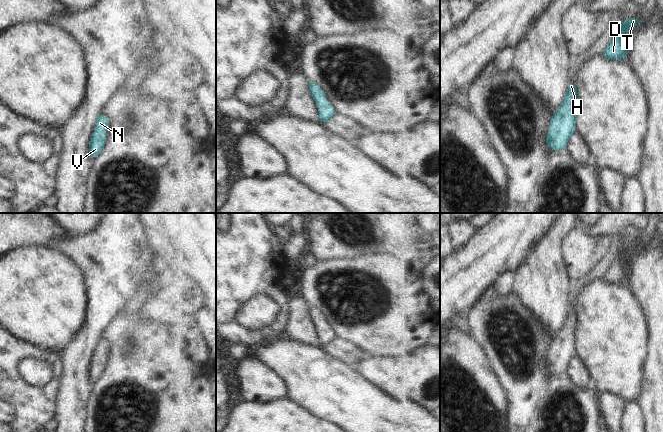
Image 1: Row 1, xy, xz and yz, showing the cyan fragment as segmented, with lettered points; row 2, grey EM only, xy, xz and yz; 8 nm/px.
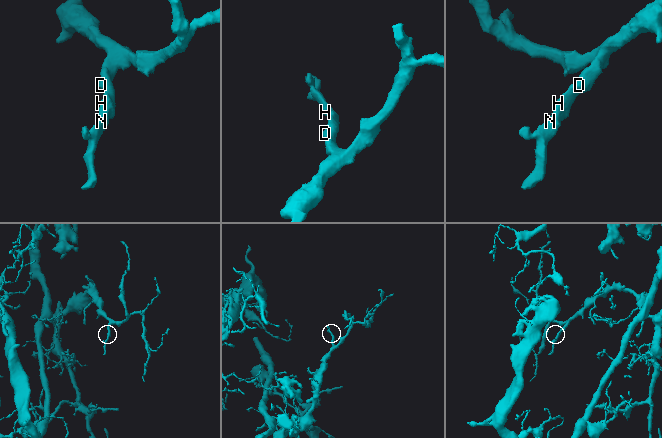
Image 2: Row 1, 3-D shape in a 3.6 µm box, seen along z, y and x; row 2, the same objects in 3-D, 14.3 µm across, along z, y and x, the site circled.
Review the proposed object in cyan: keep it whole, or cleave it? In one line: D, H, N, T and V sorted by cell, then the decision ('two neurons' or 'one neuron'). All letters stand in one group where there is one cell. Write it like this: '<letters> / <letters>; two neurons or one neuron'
D H N T V; one neuron

